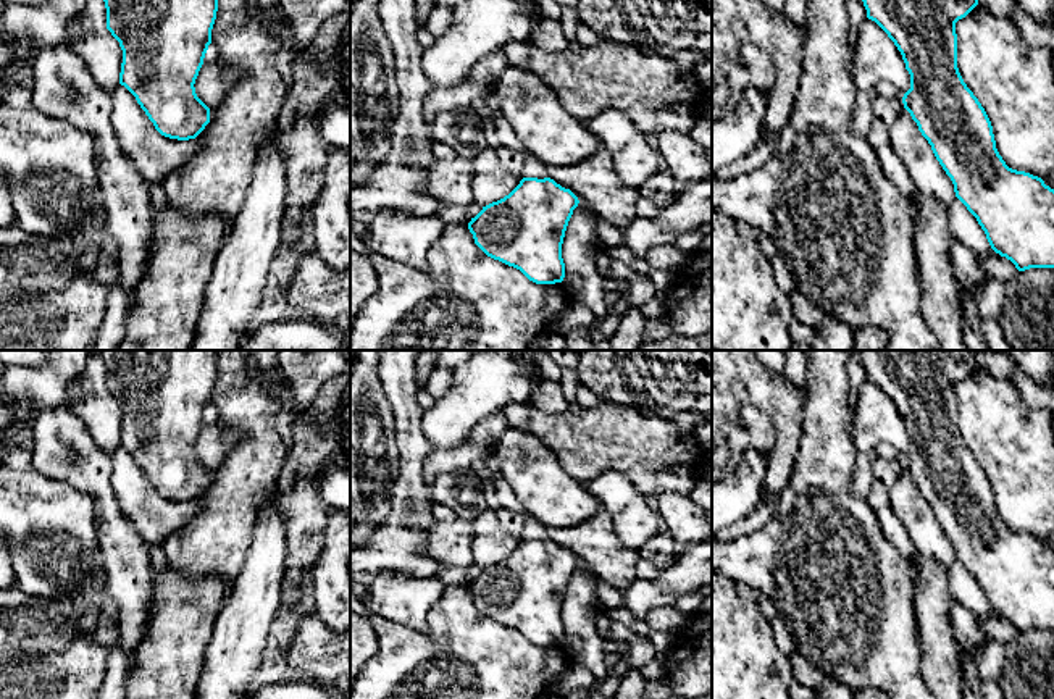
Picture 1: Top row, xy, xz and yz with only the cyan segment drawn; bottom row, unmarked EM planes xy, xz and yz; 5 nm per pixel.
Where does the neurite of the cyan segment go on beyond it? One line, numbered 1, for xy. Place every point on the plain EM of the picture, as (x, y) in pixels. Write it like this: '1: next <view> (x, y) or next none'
1: next none

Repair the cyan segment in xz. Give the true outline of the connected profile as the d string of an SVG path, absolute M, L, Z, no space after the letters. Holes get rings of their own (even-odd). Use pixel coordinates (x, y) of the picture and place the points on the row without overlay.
M523 539L504 560L471 580L475 605L536 646L565 639L562 605L578 559L550 539Z

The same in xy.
M102 350L107 391L119 404L119 446L145 473L155 491L169 500L195 500L210 484L210 470L195 455L195 441L211 405L218 350Z

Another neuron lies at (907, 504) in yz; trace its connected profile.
M906 470L889 488L889 507L902 521L918 554L949 570L956 559L954 546Z

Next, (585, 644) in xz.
M579 563L568 583L562 605L565 625L562 646L570 660L586 667L597 680L604 680L609 673L605 663L609 646L597 626L596 588L589 571Z

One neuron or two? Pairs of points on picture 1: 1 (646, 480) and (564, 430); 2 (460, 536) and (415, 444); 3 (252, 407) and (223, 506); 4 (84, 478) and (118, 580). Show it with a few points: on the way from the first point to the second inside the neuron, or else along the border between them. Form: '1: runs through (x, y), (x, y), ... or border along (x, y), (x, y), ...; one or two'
1: runs through (625, 459), (607, 441), (585, 441); one
2: border along (436, 520), (428, 533), (428, 557); two
3: runs through (257, 431), (257, 459), (244, 481); one
4: runs through (105, 504), (118, 539), (118, 554); one

